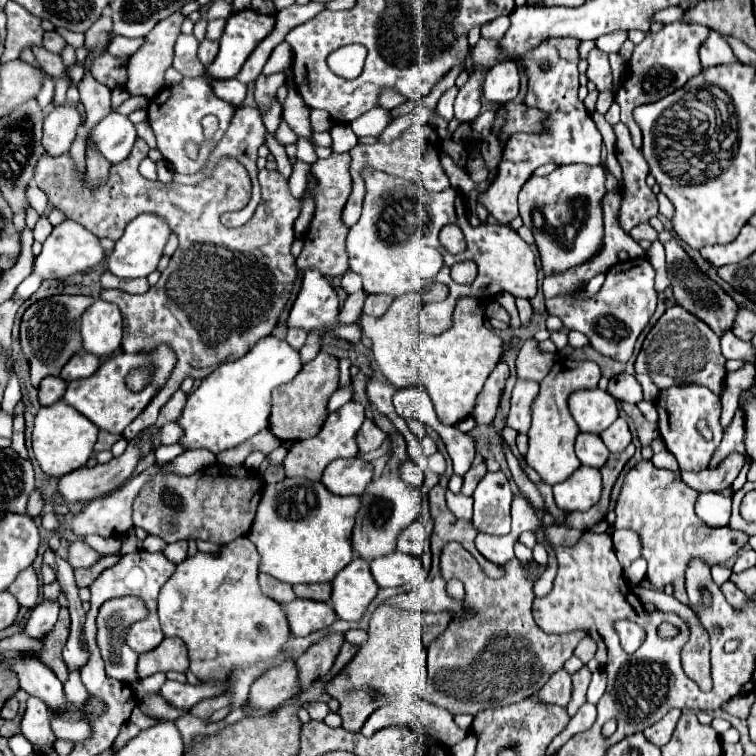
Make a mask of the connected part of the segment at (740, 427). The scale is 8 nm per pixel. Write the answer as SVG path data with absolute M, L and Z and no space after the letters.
M742 410L736 412L732 424L728 426L728 432L724 434L720 446L716 448L716 454L712 456L712 464L708 464L710 470L714 470L716 466L720 466L720 462L724 462L726 454L732 454L732 452L740 452L744 454L744 414Z

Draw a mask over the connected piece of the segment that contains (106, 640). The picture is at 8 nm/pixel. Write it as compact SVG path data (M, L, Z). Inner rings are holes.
M126 596L126 598L114 598L110 602L106 602L102 608L100 608L100 614L98 614L98 646L100 646L100 652L102 652L102 658L106 662L106 674L110 678L116 678L124 684L134 684L138 682L138 674L136 674L136 664L138 664L138 654L126 644L126 630L130 624L142 620L146 616L146 608L144 604L134 598L134 596Z

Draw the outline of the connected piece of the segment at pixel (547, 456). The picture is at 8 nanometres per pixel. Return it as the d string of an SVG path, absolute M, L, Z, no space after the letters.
M560 358L552 372L540 382L540 392L532 402L532 426L528 430L528 454L526 462L540 474L546 484L564 482L578 466L580 460L574 454L574 440L578 436L578 424L568 410L568 396L580 388L596 388L600 380L600 368L596 362L576 362Z

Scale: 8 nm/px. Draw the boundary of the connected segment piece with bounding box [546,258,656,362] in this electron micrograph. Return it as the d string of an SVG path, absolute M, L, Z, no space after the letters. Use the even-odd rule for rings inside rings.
M634 258L618 262L606 272L602 288L592 298L580 300L576 294L582 288L546 300L550 314L558 316L568 330L578 330L588 336L590 344L604 356L620 362L628 362L634 352L636 338L646 328L648 320L656 310L656 290L654 290L654 270L646 258Z

